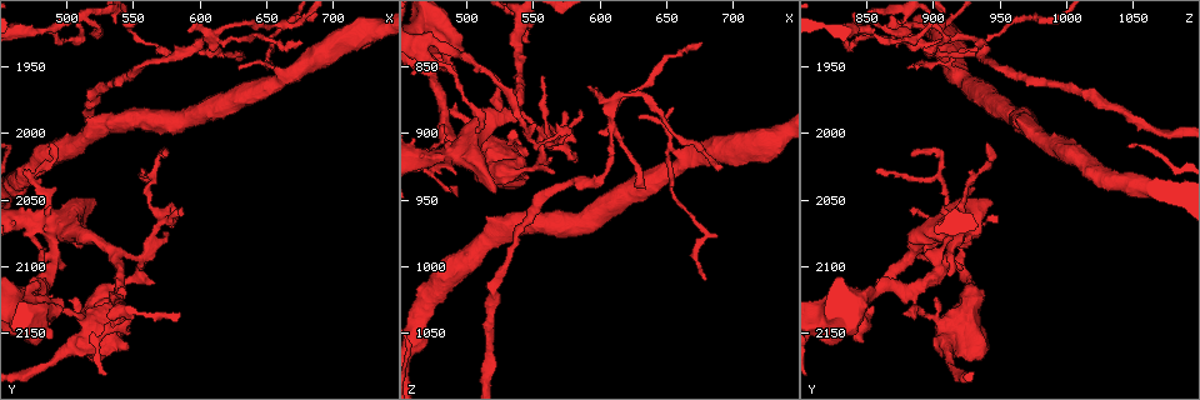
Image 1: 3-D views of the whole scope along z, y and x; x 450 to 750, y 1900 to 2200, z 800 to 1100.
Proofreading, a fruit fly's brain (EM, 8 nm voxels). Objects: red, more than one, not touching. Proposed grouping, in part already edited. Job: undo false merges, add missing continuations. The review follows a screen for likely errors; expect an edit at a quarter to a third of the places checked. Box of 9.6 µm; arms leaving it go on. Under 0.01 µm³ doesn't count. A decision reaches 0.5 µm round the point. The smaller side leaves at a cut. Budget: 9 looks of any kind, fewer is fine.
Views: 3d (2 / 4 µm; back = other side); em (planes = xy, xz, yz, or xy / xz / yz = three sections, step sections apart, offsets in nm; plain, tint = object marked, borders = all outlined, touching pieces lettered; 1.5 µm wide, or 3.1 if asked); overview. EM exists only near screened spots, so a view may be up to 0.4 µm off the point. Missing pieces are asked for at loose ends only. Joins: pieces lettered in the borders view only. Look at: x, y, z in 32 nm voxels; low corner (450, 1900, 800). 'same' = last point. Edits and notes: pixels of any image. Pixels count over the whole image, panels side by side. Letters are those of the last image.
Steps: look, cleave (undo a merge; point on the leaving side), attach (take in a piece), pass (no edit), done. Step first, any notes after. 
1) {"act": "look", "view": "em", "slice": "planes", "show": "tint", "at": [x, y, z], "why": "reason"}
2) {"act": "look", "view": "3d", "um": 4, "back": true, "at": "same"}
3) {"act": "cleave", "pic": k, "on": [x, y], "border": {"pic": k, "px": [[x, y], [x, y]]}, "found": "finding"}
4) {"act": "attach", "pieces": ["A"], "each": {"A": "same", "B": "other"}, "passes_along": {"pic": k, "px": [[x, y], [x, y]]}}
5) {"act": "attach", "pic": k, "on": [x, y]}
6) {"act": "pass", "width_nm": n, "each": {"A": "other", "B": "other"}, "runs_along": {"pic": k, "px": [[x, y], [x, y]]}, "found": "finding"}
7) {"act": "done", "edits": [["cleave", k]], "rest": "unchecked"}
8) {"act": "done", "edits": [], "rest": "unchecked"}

{"act": "look", "view": "3d", "um": 2, "at": [566, 2036, 906], "why": "sharp bend"}

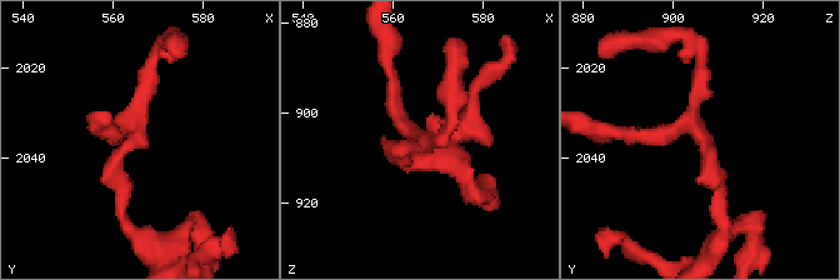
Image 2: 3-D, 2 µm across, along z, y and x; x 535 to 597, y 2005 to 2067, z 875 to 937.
{"act": "look", "view": "em", "slice": "planes", "show": "plain", "at": [565, 2036, 906], "arms": 3}

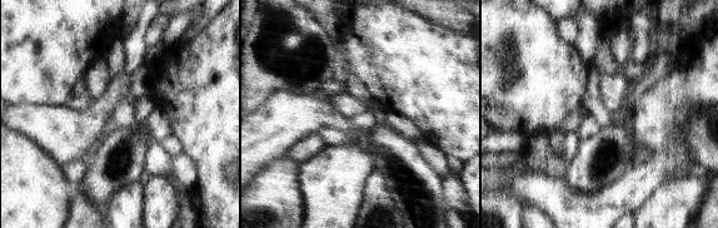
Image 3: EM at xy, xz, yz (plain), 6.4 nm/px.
{"act": "look", "view": "em", "slice": "planes", "show": "borders", "at": "same"}

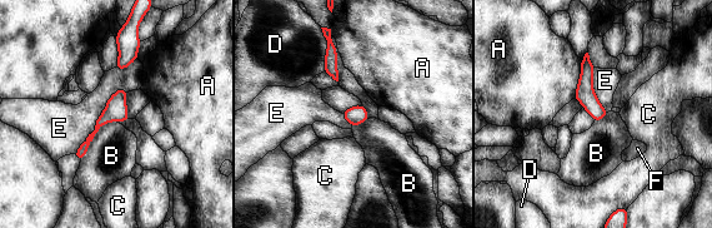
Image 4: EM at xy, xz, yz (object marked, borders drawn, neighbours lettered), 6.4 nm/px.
{"act": "pass", "each": {"A": "other", "B": "other", "C": "other", "D": "other", "E": "other", "F": "other"}, "found": "continuous, no second neuron"}

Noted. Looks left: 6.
{"act": "look", "view": "em", "slice": "planes", "show": "borders", "at": [636, 1944, 942], "why": "thin end"}

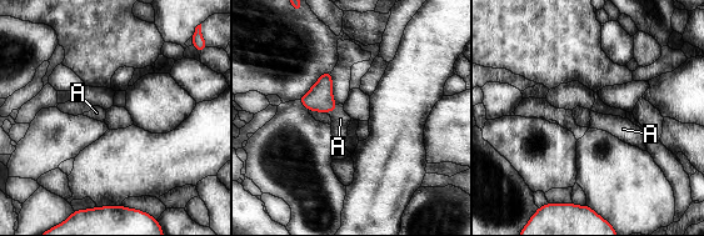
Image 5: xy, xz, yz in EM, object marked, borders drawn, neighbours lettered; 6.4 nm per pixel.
{"act": "attach", "pieces": ["A"], "width_nm": 80, "each": {"A": "same"}, "passes_along": {"pic": 5, "px": [[319, 98], [329, 111], [340, 119]]}, "found": "it goes on there"}

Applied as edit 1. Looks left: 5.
{"act": "look", "view": "3d", "um": 4, "at": [474, 2124, 824]}

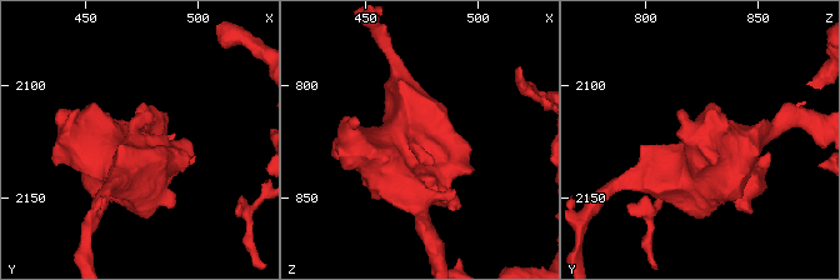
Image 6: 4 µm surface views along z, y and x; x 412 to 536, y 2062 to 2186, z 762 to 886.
{"act": "look", "view": "em", "slice": "planes", "show": "borders", "at": [472, 2124, 825], "why": "need the tissue"}

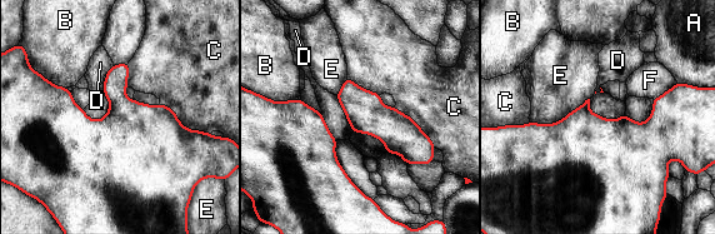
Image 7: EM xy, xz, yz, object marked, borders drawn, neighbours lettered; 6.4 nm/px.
{"act": "pass", "each": {"A": "other", "B": "other", "C": "other", "D": "other", "E": "other", "F": "other"}, "runs_along": {"pic": 7, "px": [[348, 81], [384, 123], [424, 154]]}, "found": "continuous, no second neuron"}

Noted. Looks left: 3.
{"act": "look", "view": "em", "slice": "xy", "step": 4, "show": "tint", "at": [482, 2046, 922], "why": "sudden change in width"}

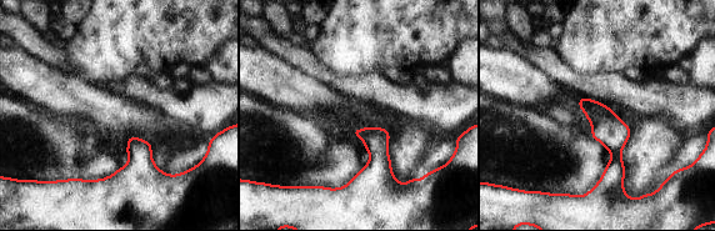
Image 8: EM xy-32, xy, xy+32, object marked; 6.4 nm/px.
{"act": "look", "view": "em", "slice": "planes", "show": "borders", "at": "same", "why": "another direction"}

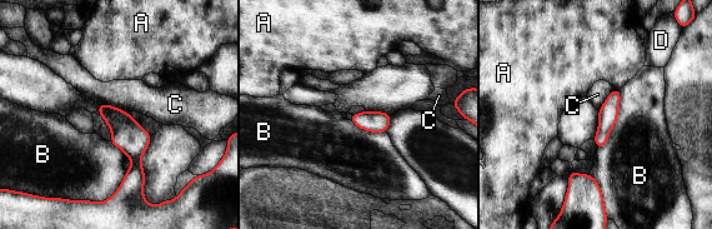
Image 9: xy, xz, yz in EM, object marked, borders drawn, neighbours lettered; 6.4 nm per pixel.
{"act": "pass", "each": {"A": "other", "B": "other", "C": "other", "D": "other"}, "runs_along": {"pic": 9, "px": [[101, 106], [134, 140], [125, 193]]}, "found": "one neuron here"}

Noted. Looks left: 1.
{"act": "done", "edits": [["attach", 5]], "rest": "unchecked"}

